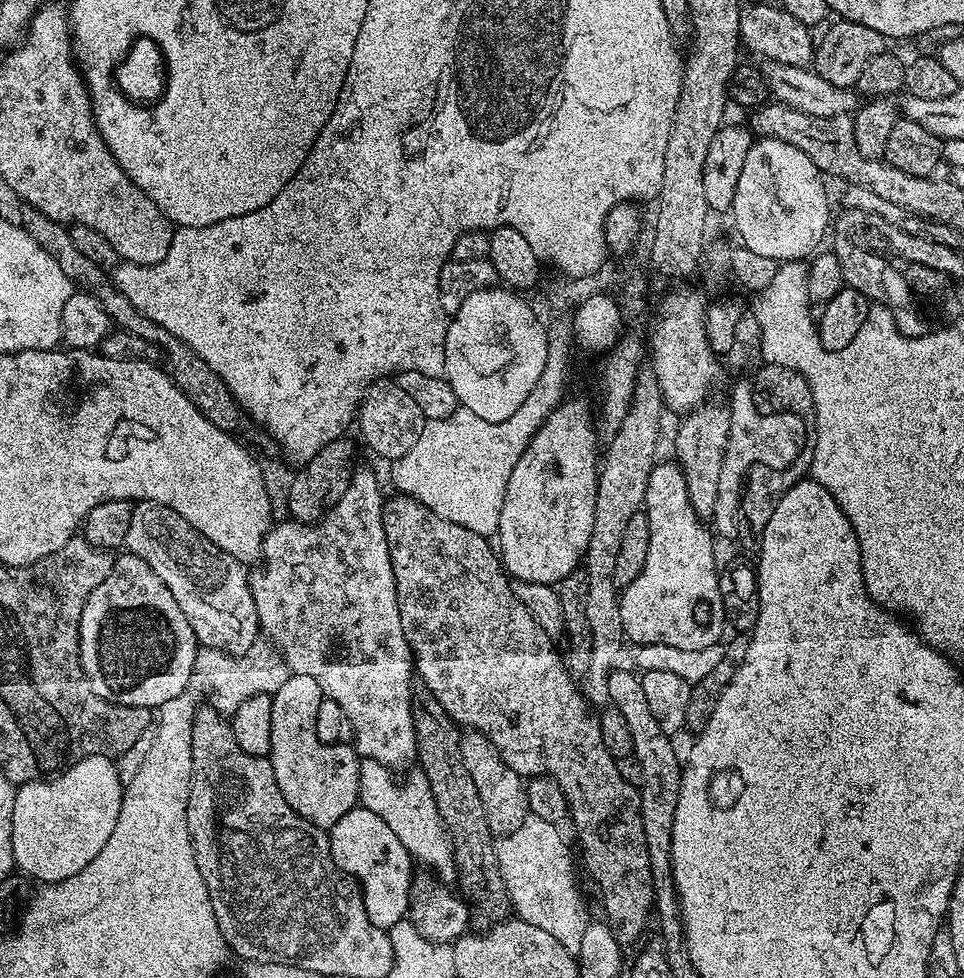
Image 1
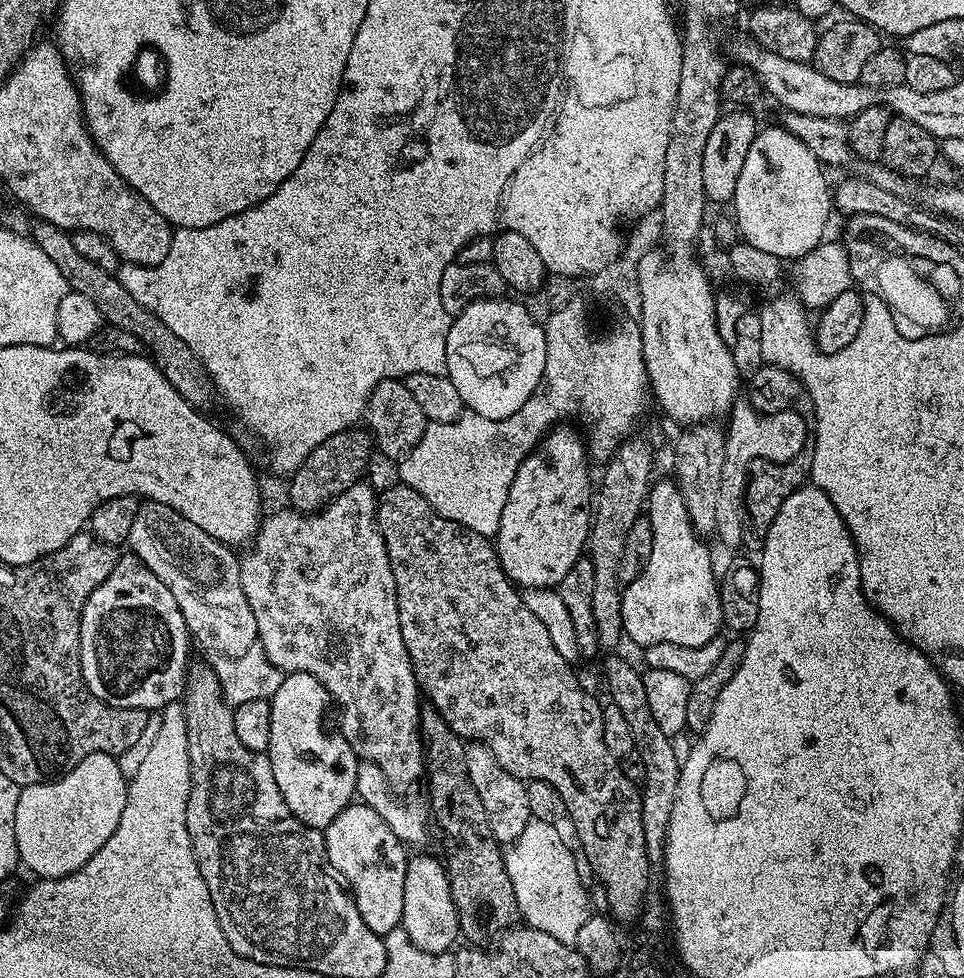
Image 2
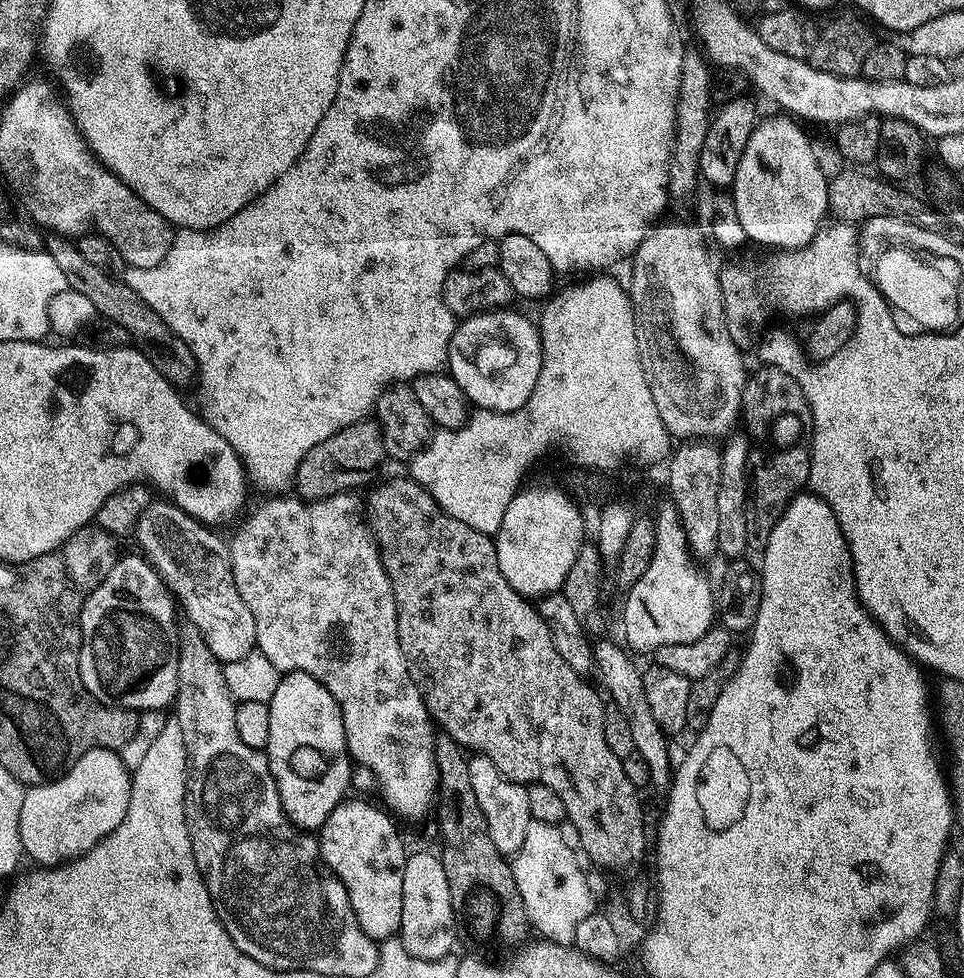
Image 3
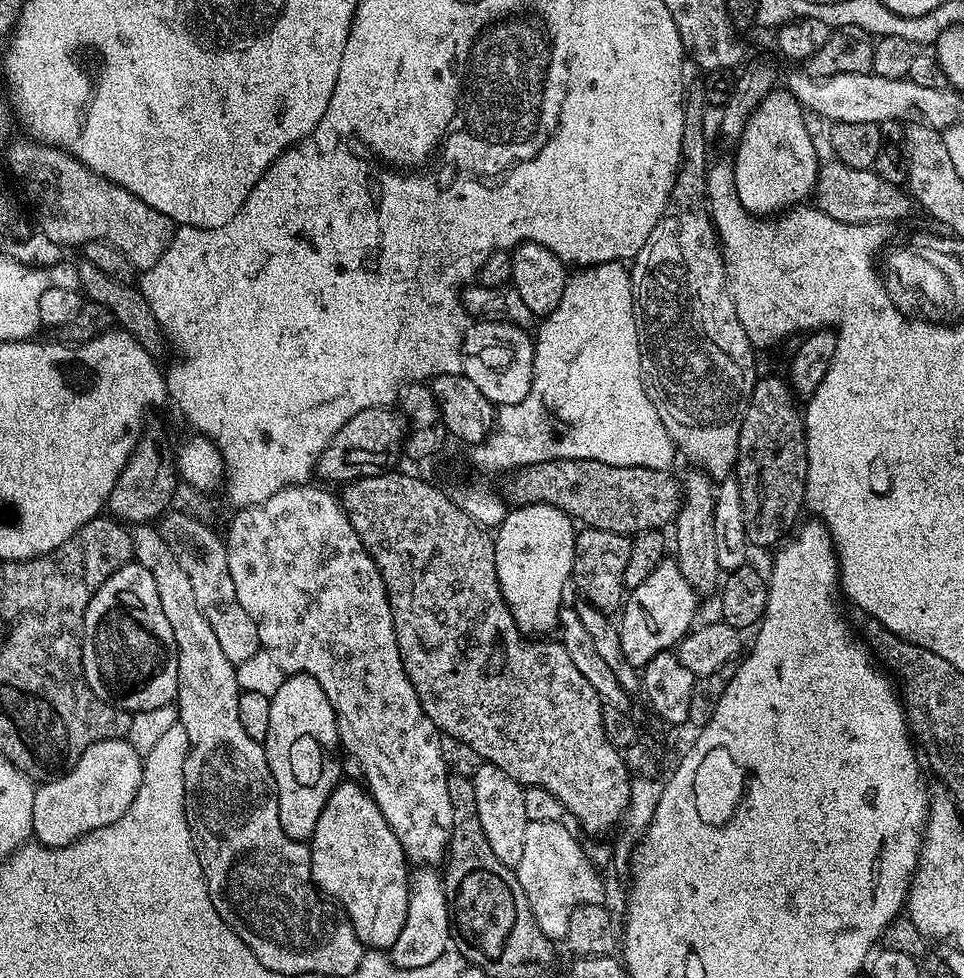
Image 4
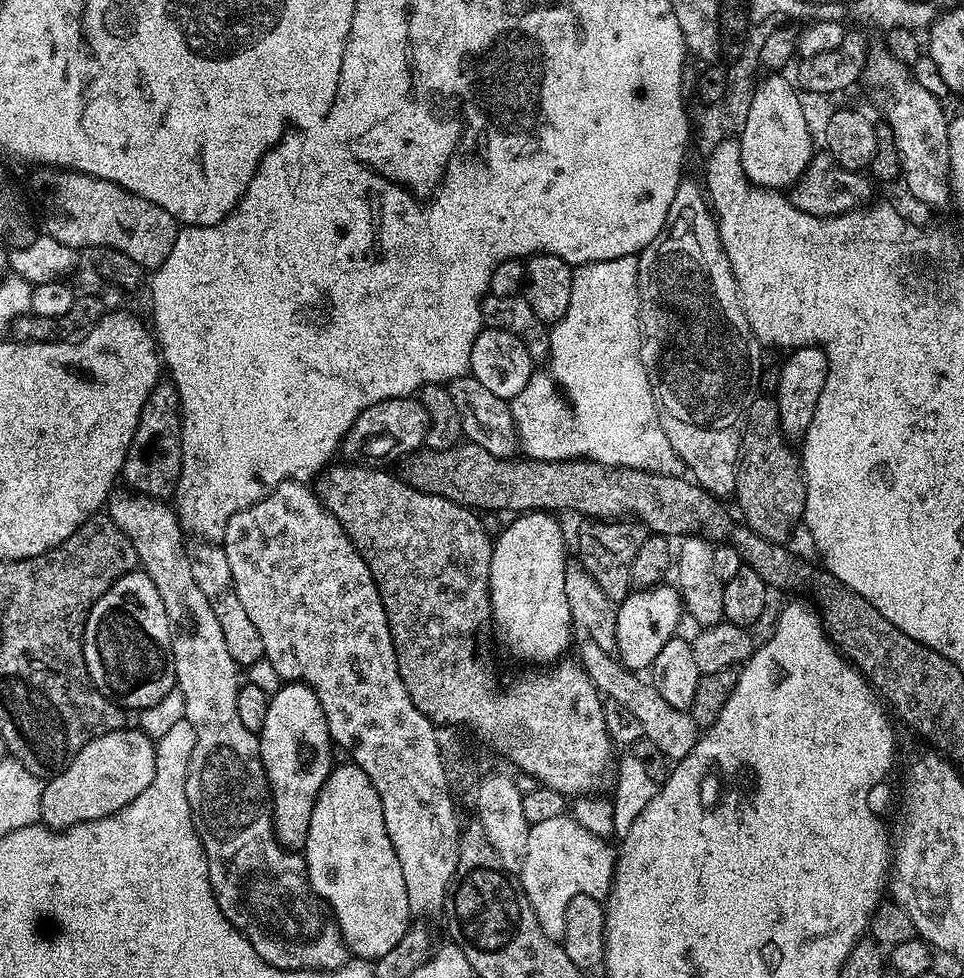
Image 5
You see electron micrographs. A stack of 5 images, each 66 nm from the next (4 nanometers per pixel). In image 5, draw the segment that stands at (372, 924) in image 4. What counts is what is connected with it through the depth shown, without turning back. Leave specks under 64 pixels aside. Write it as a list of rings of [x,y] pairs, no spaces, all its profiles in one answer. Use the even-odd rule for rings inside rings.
[[[337,763],[326,778],[318,798],[314,802],[314,814],[310,814],[310,834],[302,855],[308,867],[308,880],[312,889],[336,917],[340,937],[353,957],[375,962],[382,958],[398,942],[410,927],[410,909],[406,898],[406,878],[402,878],[402,866],[398,866],[398,854],[386,832],[386,818],[382,814],[382,802],[374,782],[354,763]]]

